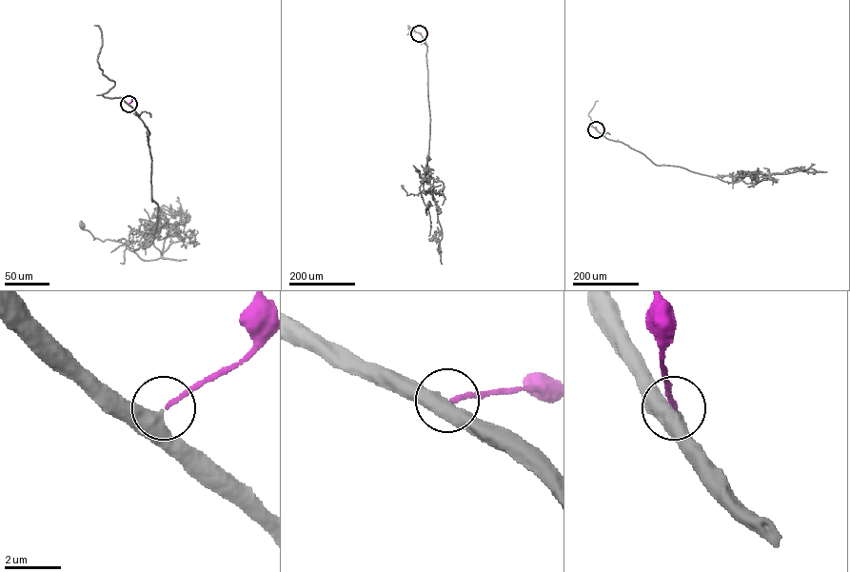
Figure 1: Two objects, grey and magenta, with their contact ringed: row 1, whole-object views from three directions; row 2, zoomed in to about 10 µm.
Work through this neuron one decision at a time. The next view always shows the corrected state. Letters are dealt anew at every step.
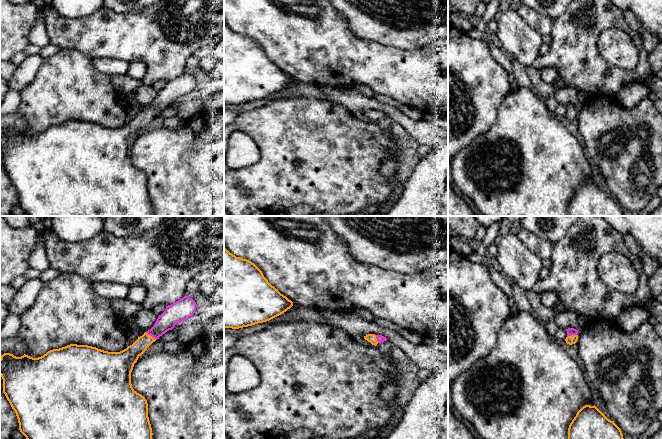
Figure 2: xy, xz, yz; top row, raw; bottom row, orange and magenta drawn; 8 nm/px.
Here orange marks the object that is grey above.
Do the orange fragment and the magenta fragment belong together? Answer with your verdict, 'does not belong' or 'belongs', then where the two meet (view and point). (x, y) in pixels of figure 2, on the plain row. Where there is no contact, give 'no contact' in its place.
belongs | xy (151, 112)

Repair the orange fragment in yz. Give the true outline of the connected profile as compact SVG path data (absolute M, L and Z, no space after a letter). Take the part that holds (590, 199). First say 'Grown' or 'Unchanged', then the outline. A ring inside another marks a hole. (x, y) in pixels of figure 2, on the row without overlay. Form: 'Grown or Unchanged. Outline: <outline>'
Unchanged. Outline: M585 181L568 204L568 216L624 216L621 205L595 181Z

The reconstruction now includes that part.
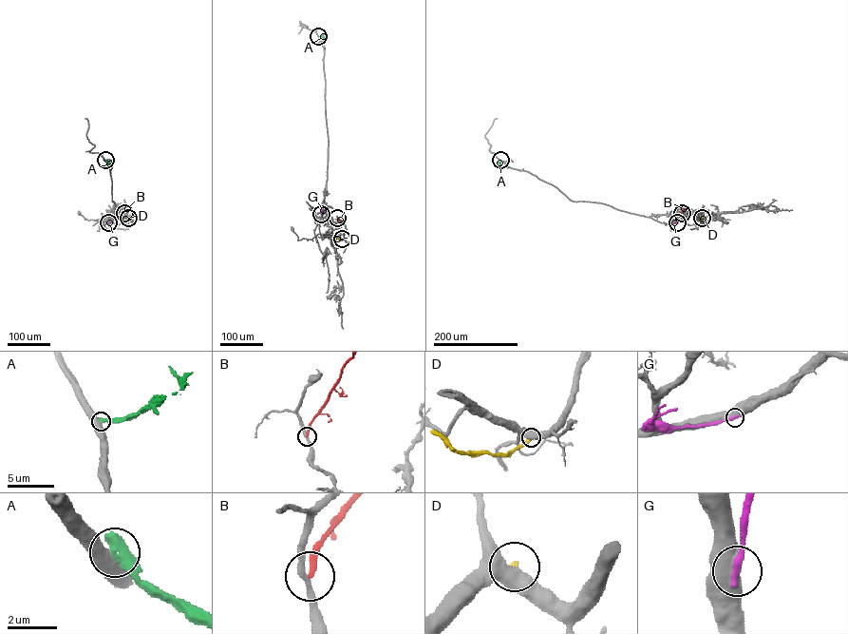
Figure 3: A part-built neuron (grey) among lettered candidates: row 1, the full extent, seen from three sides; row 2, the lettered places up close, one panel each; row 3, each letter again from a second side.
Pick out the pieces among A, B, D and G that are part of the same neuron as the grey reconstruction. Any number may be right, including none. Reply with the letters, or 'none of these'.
none of these

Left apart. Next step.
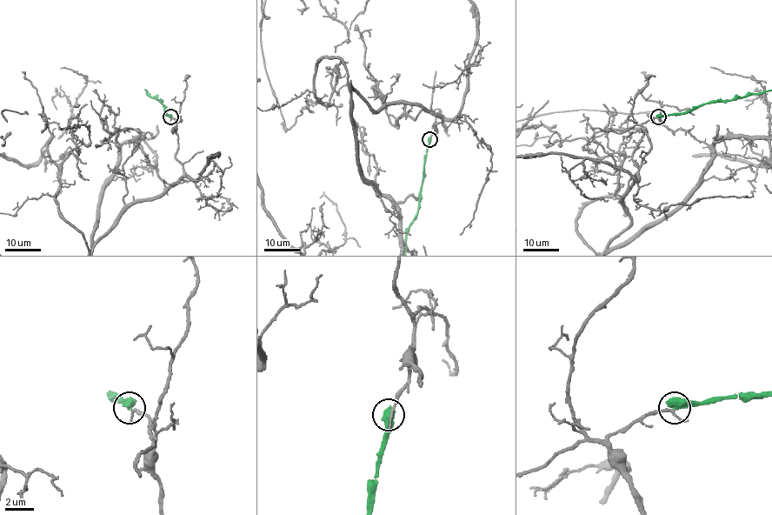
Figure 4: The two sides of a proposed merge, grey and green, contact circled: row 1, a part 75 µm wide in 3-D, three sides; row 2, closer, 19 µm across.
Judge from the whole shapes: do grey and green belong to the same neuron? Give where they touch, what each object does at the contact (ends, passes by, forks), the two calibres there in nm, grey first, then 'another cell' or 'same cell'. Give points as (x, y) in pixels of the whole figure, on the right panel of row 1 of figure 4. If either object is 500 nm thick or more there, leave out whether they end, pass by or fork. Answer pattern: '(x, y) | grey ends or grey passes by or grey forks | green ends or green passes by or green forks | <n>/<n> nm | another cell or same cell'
(658, 117) | 140/700 nm | another cell

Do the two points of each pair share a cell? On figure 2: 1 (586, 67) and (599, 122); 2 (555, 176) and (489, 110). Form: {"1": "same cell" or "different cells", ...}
{"1": "different cells", "2": "different cells"}

